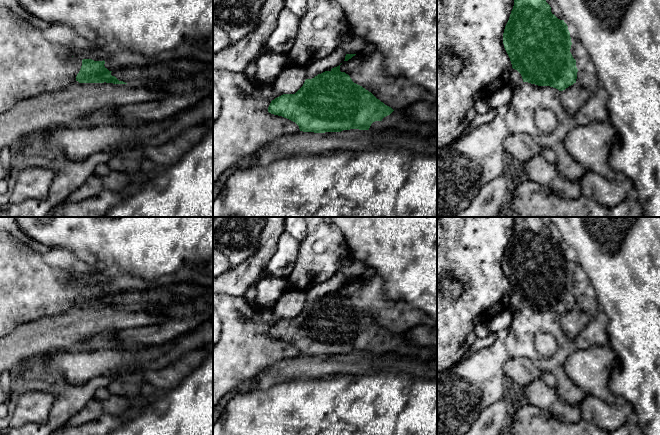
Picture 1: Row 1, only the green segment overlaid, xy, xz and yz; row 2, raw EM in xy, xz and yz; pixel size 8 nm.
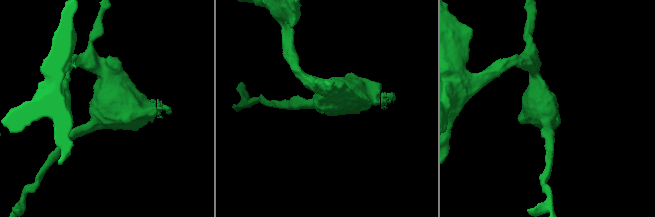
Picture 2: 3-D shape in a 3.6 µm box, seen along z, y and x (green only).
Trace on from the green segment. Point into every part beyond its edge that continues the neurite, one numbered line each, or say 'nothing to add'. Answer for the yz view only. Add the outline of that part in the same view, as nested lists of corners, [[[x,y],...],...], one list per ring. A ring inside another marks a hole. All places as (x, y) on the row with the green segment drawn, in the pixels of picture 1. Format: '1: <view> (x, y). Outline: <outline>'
nothing to add

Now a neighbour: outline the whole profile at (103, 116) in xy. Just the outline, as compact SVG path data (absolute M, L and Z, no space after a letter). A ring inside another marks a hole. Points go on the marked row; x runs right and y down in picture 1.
M114 106L103 107L82 119L78 125L89 128L100 125L125 125L127 127L137 127L143 124L143 122L138 120L123 121L112 114L113 109Z

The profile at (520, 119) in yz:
M523 82L513 90L504 121L510 134L527 134L542 147L552 149L557 156L555 166L558 172L571 181L579 182L586 170L564 144L566 135L577 124L575 117L563 109L560 93L550 86ZM540 108L552 110L557 117L558 125L552 133L541 132L535 124L535 113Z

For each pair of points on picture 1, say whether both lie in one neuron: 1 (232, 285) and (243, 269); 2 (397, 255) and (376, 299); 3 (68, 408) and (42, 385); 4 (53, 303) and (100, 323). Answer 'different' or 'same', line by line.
1: same
2: different
3: same
4: different

